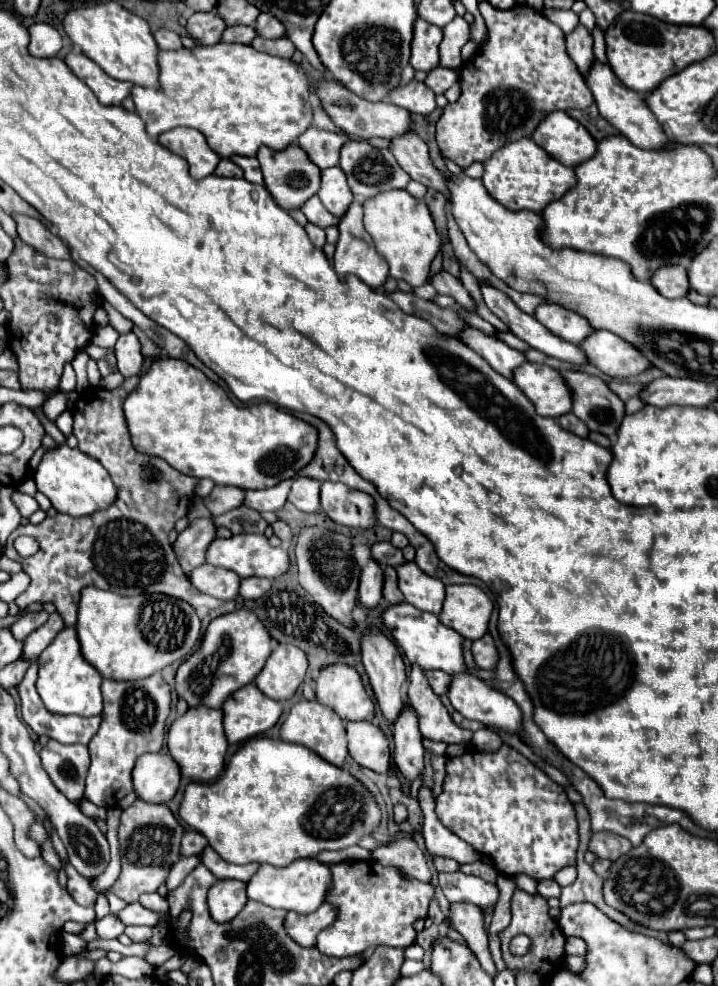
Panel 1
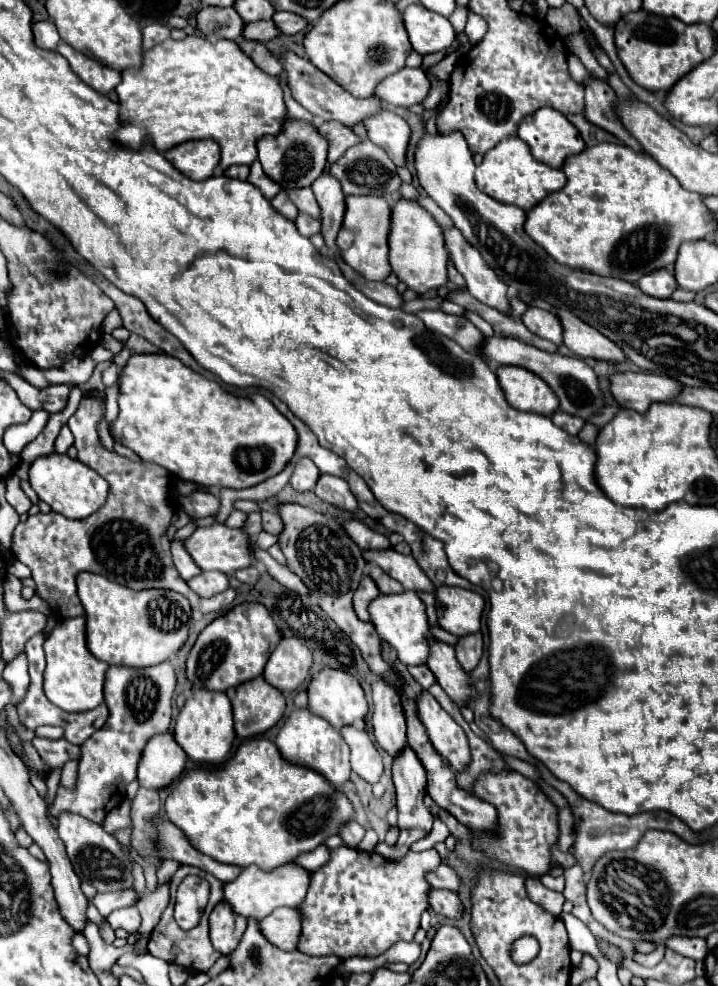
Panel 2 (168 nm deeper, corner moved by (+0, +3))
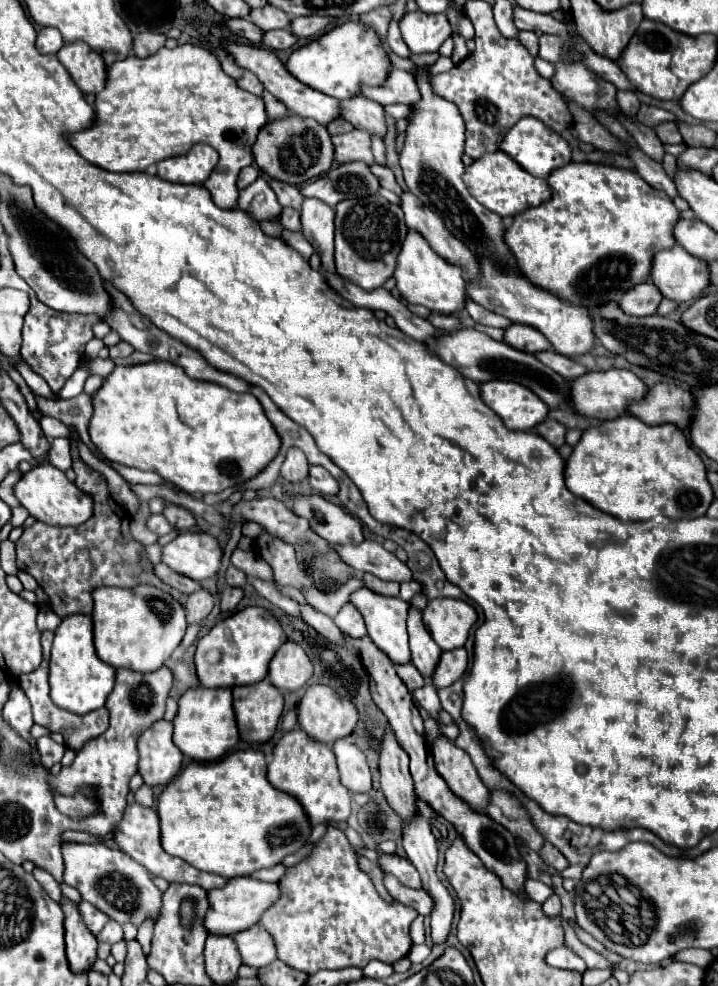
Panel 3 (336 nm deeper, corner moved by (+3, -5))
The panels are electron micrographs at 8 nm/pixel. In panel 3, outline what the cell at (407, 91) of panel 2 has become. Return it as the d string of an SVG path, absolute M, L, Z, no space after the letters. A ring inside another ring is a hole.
M397 68L391 70L391 76L381 86L363 86L363 94L379 102L381 106L389 106L397 102L413 106L415 102L421 100L415 78L409 72L397 70Z

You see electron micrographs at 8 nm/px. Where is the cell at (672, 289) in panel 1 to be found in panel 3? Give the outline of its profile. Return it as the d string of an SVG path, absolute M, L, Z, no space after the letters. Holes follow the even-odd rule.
M645 282L637 284L635 288L629 288L629 292L625 292L619 300L619 306L631 316L649 316L657 312L661 298L663 294L659 292L659 288L655 288L655 284L651 282Z

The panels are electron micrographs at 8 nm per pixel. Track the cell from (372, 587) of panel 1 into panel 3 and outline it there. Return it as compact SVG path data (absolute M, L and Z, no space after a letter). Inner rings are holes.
M347 602L339 614L335 616L335 624L339 630L343 630L345 634L349 634L351 638L363 638L367 634L365 630L365 622L363 622L363 616L359 614L359 610Z

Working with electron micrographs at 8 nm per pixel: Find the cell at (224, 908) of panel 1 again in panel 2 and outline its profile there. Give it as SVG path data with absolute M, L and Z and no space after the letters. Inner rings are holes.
M220 902L210 914L210 940L212 946L222 954L230 956L234 948L238 948L240 938L248 926L248 920L236 916L226 902Z

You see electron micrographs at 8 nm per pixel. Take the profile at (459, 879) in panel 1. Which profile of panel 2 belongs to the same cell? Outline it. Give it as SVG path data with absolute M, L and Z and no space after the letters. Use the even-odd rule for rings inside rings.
M446 864L438 866L436 870L426 874L426 882L432 888L446 888L446 890L458 890L460 888L460 878L456 876L456 872L452 868L448 868Z

